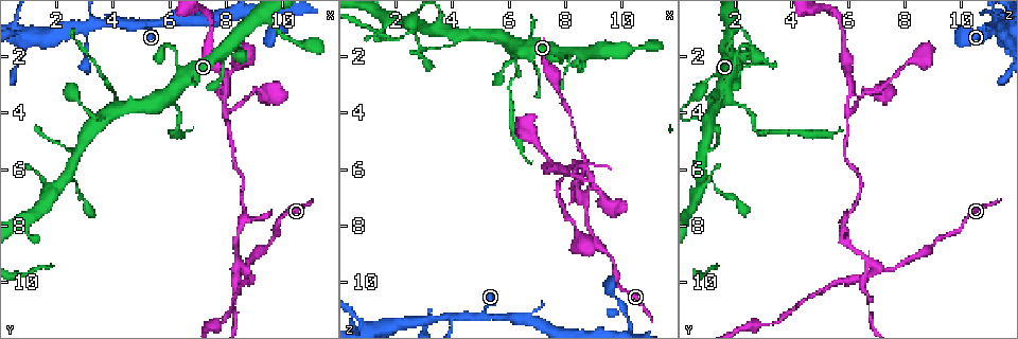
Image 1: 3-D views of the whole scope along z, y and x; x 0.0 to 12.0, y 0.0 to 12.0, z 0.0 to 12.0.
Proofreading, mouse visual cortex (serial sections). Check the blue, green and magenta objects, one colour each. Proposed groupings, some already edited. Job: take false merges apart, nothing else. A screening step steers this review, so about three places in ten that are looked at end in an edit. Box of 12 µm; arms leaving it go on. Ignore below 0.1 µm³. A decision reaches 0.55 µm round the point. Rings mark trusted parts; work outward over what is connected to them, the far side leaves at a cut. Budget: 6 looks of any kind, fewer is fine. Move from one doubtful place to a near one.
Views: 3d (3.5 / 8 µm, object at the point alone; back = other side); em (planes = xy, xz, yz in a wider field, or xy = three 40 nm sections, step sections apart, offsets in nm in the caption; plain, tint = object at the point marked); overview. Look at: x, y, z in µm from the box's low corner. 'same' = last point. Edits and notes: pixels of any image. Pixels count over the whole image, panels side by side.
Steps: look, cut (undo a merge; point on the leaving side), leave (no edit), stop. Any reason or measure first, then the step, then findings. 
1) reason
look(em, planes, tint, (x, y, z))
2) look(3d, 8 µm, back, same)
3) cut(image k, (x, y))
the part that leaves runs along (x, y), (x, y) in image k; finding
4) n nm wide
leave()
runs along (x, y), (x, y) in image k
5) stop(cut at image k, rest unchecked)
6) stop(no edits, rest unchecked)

branch point
look(em, xy, step 5, tint, (8.0, 1.8, 1.8))

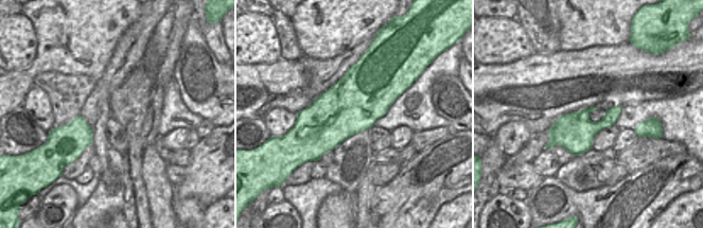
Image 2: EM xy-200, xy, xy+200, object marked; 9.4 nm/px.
look(3d, 3.5 µm, same)

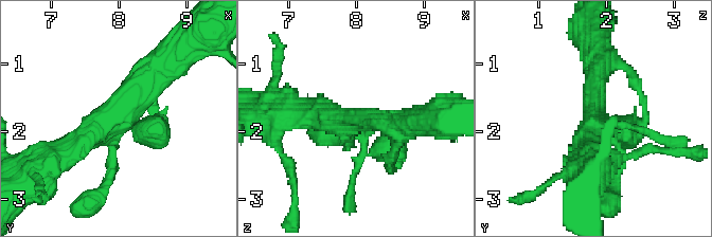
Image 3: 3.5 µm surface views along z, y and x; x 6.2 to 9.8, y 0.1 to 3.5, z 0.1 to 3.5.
leave()
continuous, no second cell

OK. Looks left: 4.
sharp bend
look(3d, 3.5 µm, (6.0, 4.7, 2.9))

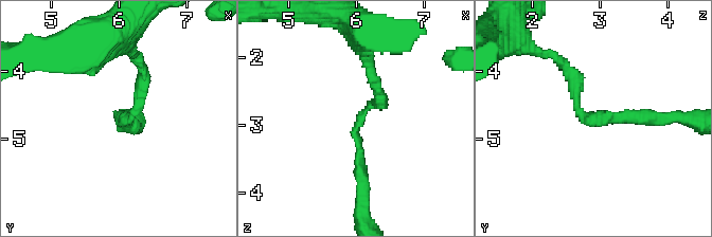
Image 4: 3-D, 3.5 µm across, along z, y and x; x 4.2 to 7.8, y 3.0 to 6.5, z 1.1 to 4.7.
arms of 150, 200 nm
look(em, xy, step 5, tint, (6.05, 4.75, 2.85))

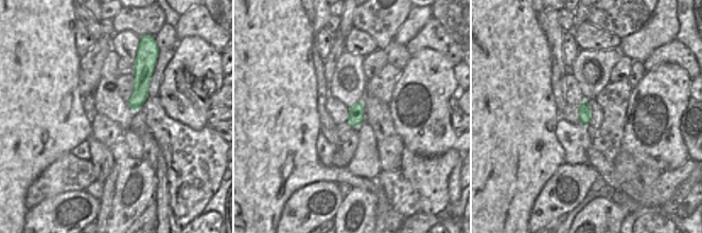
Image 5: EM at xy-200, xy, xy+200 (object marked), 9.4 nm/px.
140 nm wide
leave()
runs along (563, 65), (587, 120), (655, 116) in image 4; all the same cell

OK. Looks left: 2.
arms part here
look(3d, 3.5 µm, (8.6, 9.6, 7.2))

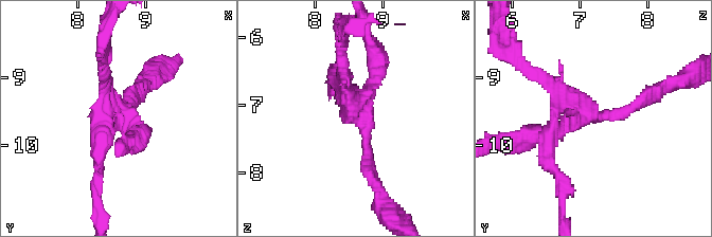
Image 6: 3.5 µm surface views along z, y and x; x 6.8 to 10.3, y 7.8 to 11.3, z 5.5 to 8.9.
3 arms; arms of 150, 200, 200 nm; need the tissue
look(em, xy, step 1, tint, (8.70, 9.55, 7.25))

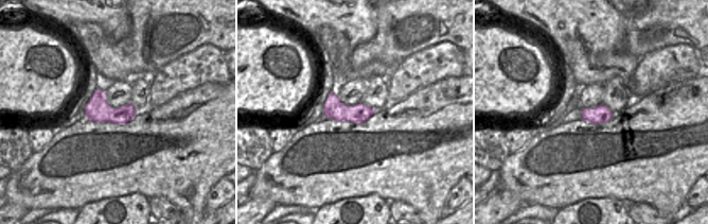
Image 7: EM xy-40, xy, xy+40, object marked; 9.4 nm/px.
190 nm wide
cut(image 6, (549, 86))
the part that leaves runs along (589, 113), (565, 104), (513, 48) in image 6; two cells meet here

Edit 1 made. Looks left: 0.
stop(cut at image 6, rest unchecked)

